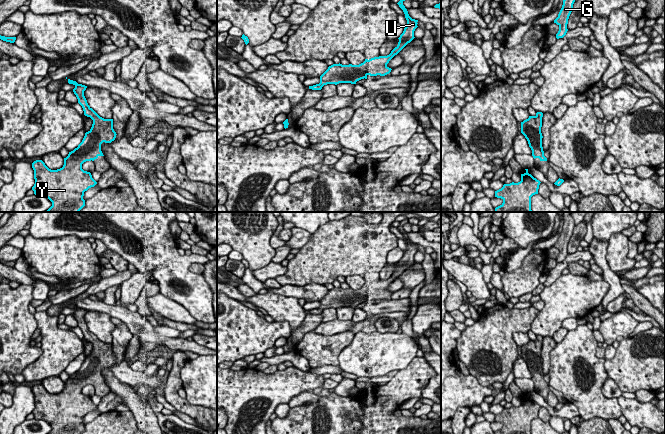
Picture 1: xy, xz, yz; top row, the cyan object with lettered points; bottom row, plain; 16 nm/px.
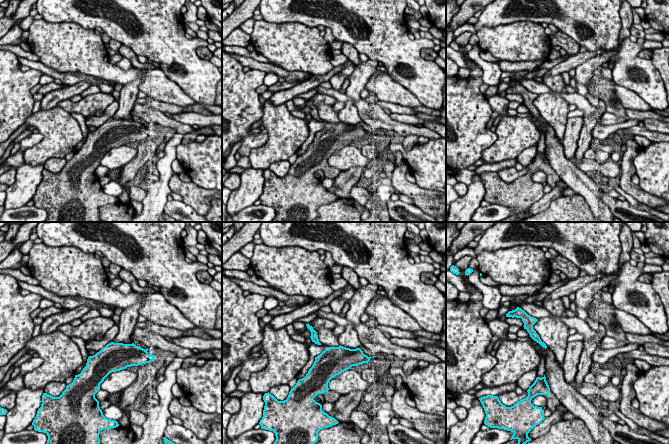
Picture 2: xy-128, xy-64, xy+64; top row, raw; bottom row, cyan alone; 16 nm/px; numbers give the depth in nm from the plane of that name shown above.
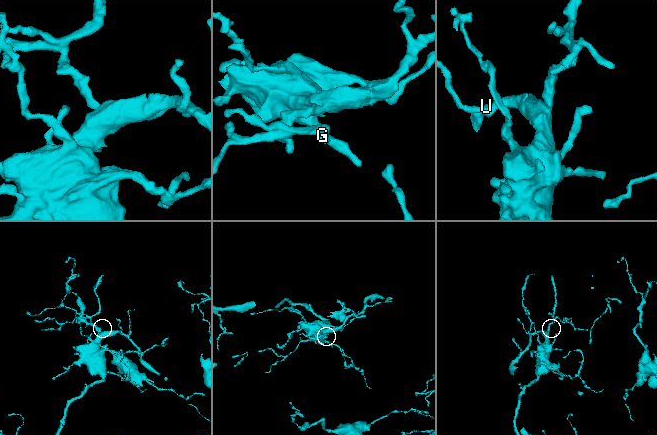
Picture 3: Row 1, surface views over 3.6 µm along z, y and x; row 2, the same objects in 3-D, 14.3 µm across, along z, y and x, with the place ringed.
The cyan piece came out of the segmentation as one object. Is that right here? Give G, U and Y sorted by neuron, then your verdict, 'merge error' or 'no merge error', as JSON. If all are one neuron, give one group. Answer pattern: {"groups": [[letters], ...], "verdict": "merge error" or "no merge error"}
{"groups": [["G", "U", "Y"]], "verdict": "no merge error"}

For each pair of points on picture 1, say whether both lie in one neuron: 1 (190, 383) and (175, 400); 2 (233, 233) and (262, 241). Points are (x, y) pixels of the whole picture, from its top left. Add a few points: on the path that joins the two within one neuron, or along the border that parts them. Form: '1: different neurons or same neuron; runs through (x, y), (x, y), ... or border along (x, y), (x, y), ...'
1: different neurons; border along (185, 363), (180, 371), (181, 386)
2: same neuron; runs through (240, 235), (249, 235), (255, 241)

